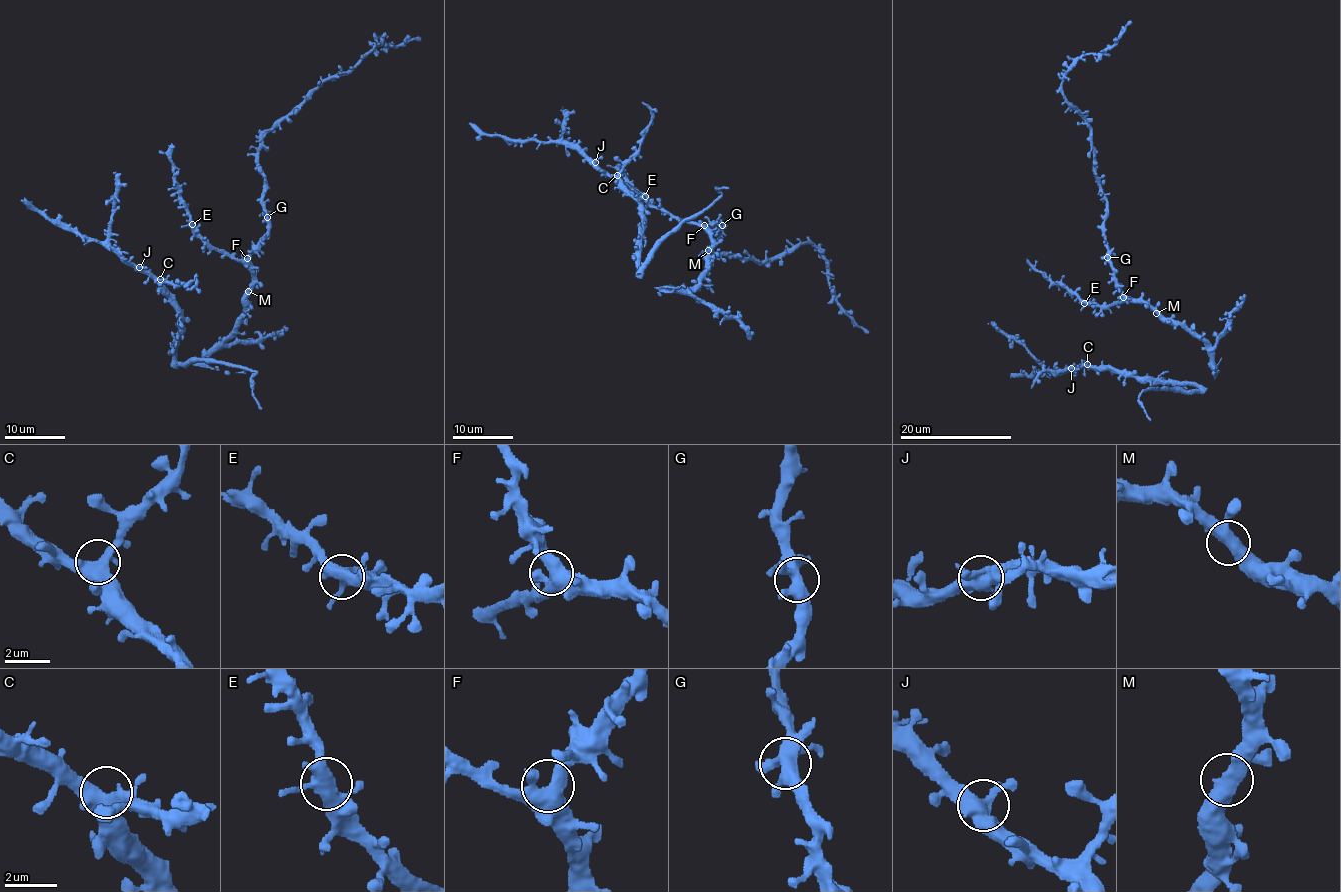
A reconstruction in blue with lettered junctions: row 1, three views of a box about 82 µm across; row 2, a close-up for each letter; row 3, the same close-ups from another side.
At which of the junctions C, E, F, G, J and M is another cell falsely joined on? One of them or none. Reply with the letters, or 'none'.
none

